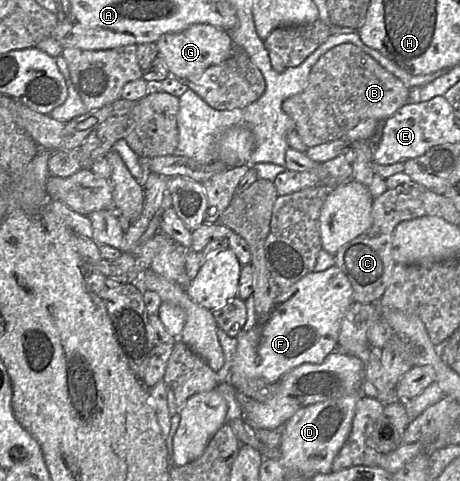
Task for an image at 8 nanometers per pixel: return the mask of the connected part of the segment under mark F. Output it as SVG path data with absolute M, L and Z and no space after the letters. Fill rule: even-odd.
M336 264L324 271L306 274L287 291L280 293L269 312L262 318L258 318L253 327L238 335L231 371L266 382L279 382L284 374L303 363L323 362L328 354L338 348L341 321L353 303L352 293L350 281Z

